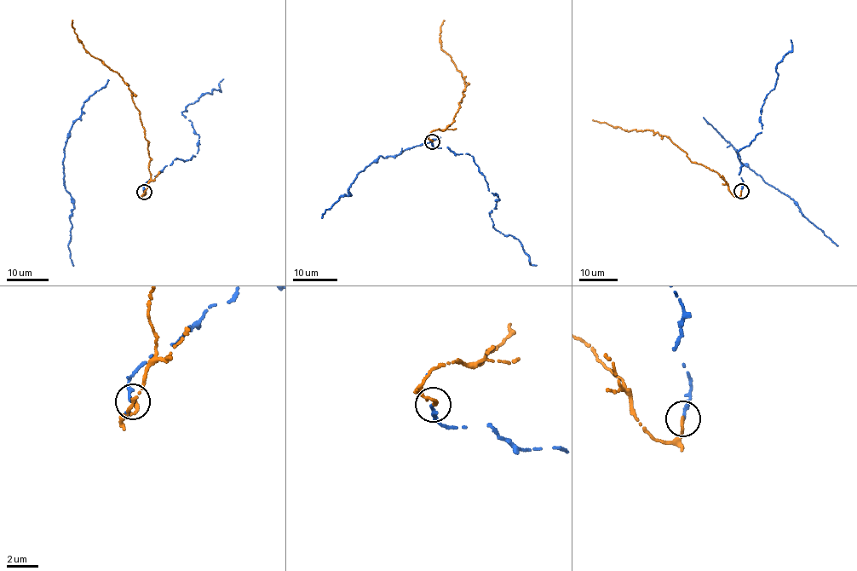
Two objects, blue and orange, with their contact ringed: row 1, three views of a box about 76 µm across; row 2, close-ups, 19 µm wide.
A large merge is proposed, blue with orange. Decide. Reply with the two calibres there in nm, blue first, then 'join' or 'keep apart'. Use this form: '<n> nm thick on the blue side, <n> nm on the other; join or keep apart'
220 nm thick on the blue side, 220 nm on the other; join

